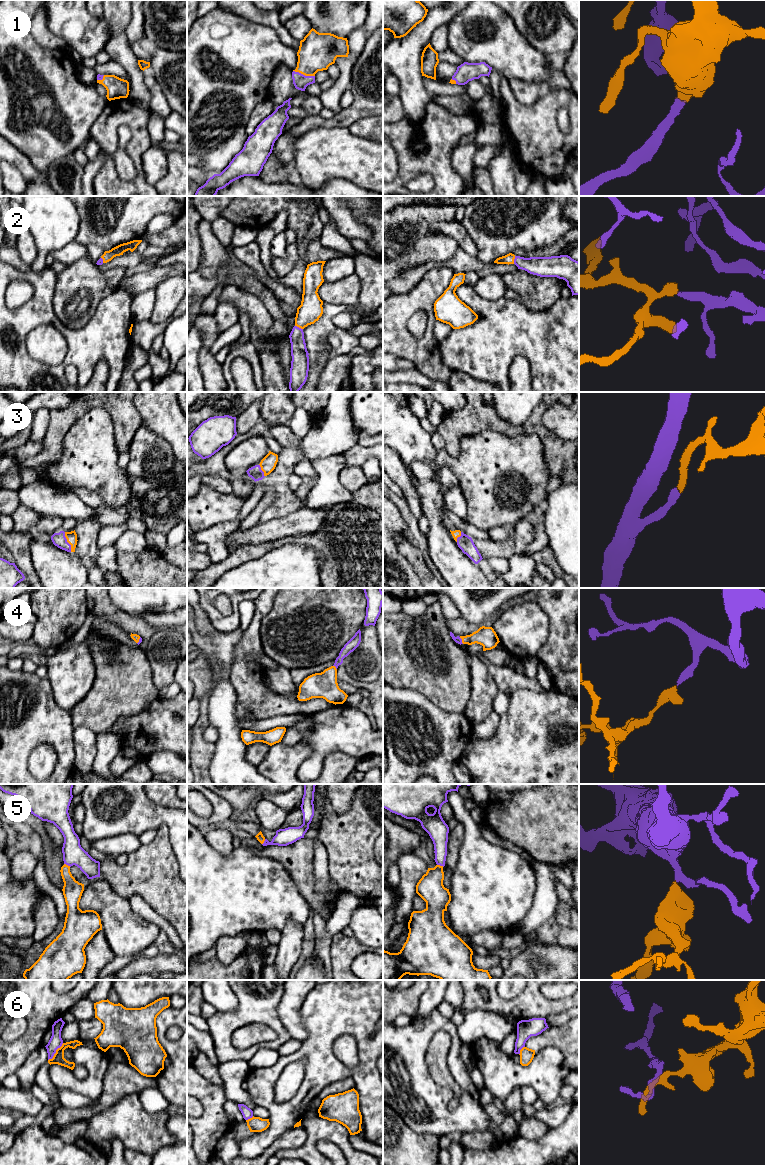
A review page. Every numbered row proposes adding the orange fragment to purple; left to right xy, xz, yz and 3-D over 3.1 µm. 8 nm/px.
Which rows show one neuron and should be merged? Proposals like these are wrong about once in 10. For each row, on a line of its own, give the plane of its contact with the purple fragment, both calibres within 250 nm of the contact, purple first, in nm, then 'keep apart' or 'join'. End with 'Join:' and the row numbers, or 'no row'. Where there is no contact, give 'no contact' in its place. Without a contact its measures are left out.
1: xz | 120/300 nm | join
2: xz | 140/190 nm | join
3: xy | 110/90 nm | join
4: yz | 50/160 nm | join
5: xy | 180/160 nm | join
6: xy | 110/90 nm | join
Join: 1, 2, 3, 4, 5, 6

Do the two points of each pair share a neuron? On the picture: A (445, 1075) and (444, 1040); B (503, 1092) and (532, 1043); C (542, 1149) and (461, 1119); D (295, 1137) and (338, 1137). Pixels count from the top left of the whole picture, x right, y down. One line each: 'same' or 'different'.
A: same
B: different
C: different
D: different

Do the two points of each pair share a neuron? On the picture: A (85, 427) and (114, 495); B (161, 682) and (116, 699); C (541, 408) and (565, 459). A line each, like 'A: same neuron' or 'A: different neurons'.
A: same neuron
B: different neurons
C: same neuron

